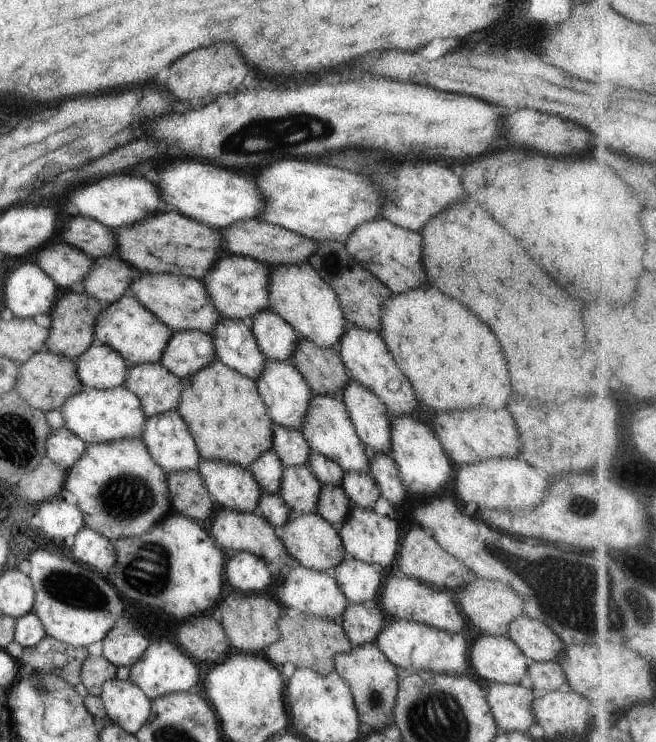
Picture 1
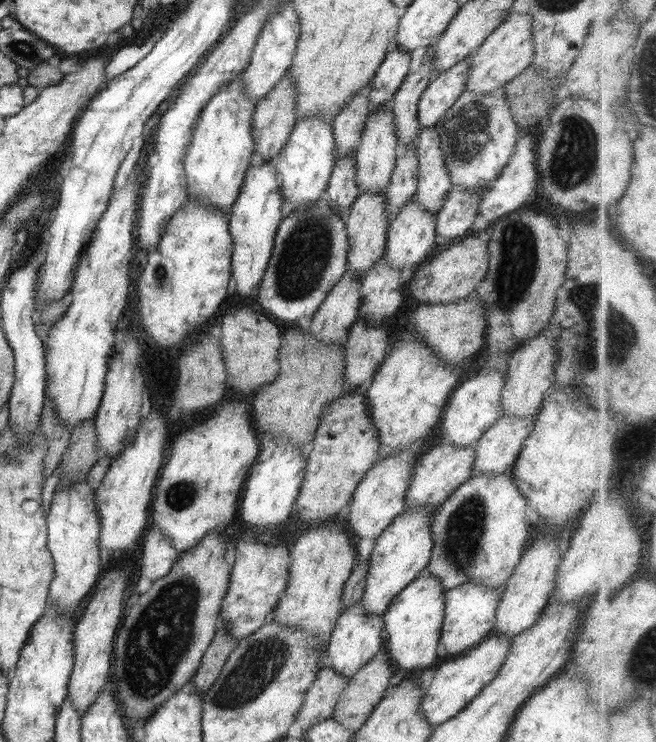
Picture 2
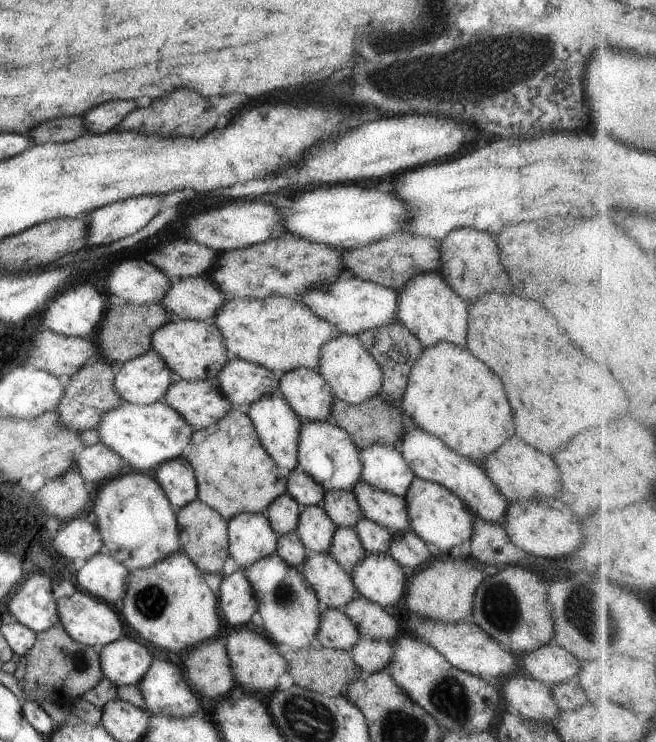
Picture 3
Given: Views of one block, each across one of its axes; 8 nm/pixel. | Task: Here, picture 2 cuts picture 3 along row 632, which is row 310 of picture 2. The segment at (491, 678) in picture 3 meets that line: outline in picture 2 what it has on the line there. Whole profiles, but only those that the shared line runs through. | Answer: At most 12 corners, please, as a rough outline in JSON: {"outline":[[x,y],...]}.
{"outline":[[472,295],[419,304],[404,328],[444,364],[482,349],[486,308]]}

